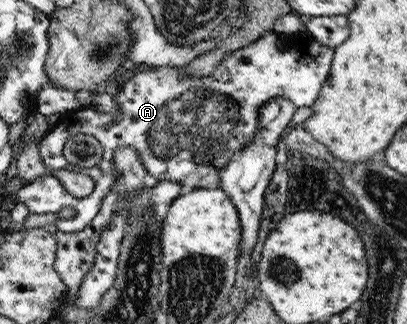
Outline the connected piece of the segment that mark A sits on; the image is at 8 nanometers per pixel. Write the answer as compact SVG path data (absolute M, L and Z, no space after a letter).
M275 31L264 34L253 43L236 49L231 53L225 53L225 57L217 64L217 67L205 77L190 76L184 74L178 68L156 66L141 68L133 77L127 79L117 89L114 89L114 99L118 103L120 116L114 116L107 112L97 112L90 108L71 110L60 114L60 125L53 128L39 143L39 155L45 168L52 171L67 169L75 172L62 155L66 140L77 134L92 135L97 138L105 151L99 165L85 169L85 177L94 179L94 191L85 198L75 198L65 191L65 187L51 173L45 177L38 177L28 183L26 189L17 192L19 202L23 203L31 213L59 213L65 207L75 210L75 215L70 219L57 218L55 225L59 231L73 233L81 231L101 210L103 199L114 187L115 167L113 167L113 154L123 146L137 149L137 156L143 164L147 174L152 175L159 182L168 179L181 185L181 195L189 194L198 188L208 188L220 180L219 169L231 160L233 154L243 150L255 136L255 119L261 117L261 108L273 98L289 98L298 108L312 107L318 98L322 85L329 75L334 49L325 47L314 40L307 31L301 35L286 35Z

